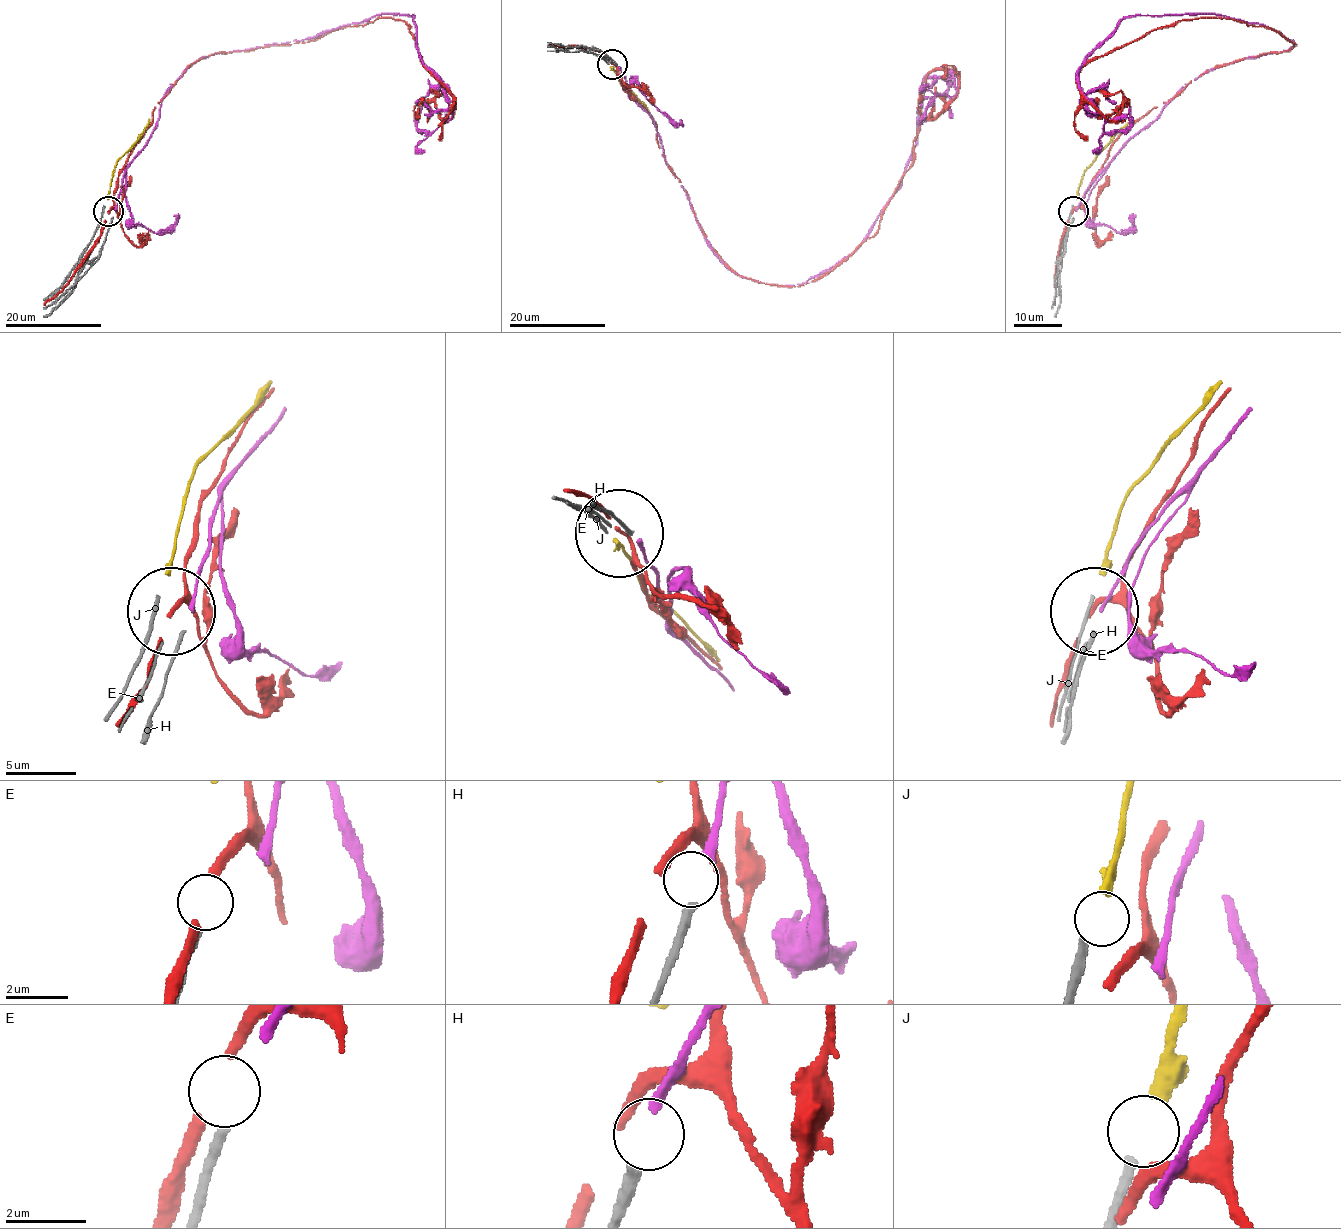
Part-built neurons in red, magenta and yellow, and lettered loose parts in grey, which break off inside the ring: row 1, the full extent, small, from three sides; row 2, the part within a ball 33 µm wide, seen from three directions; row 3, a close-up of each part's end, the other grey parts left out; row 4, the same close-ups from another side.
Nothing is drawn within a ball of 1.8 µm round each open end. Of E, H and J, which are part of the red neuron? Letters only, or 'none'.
none

